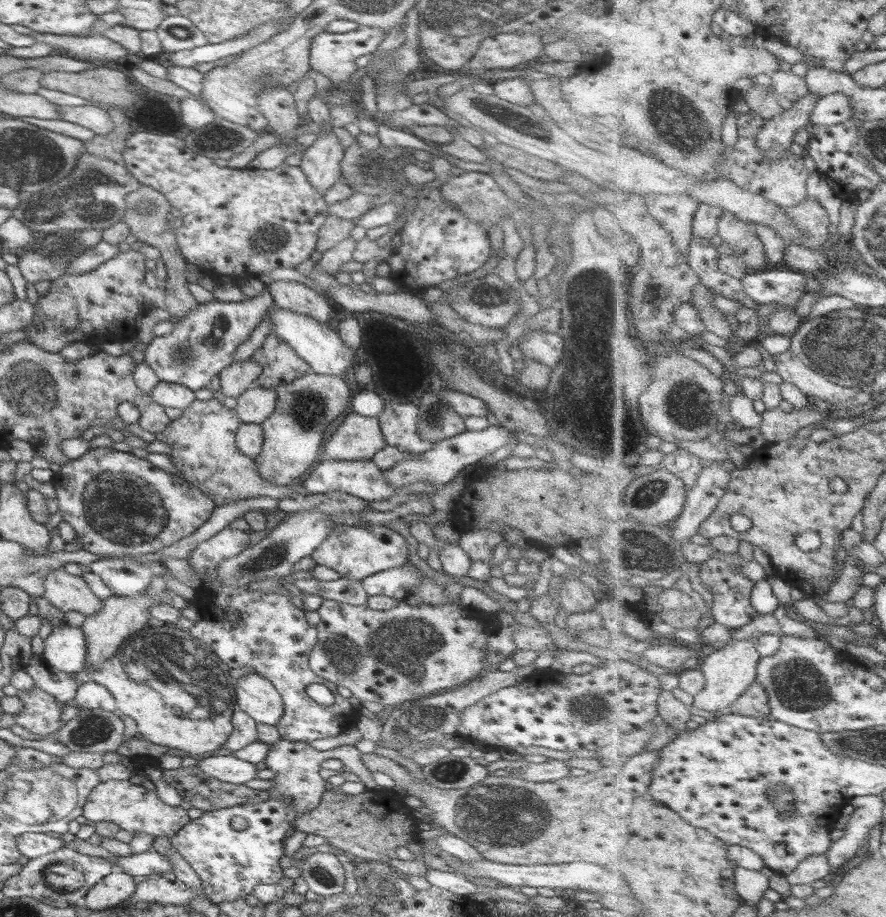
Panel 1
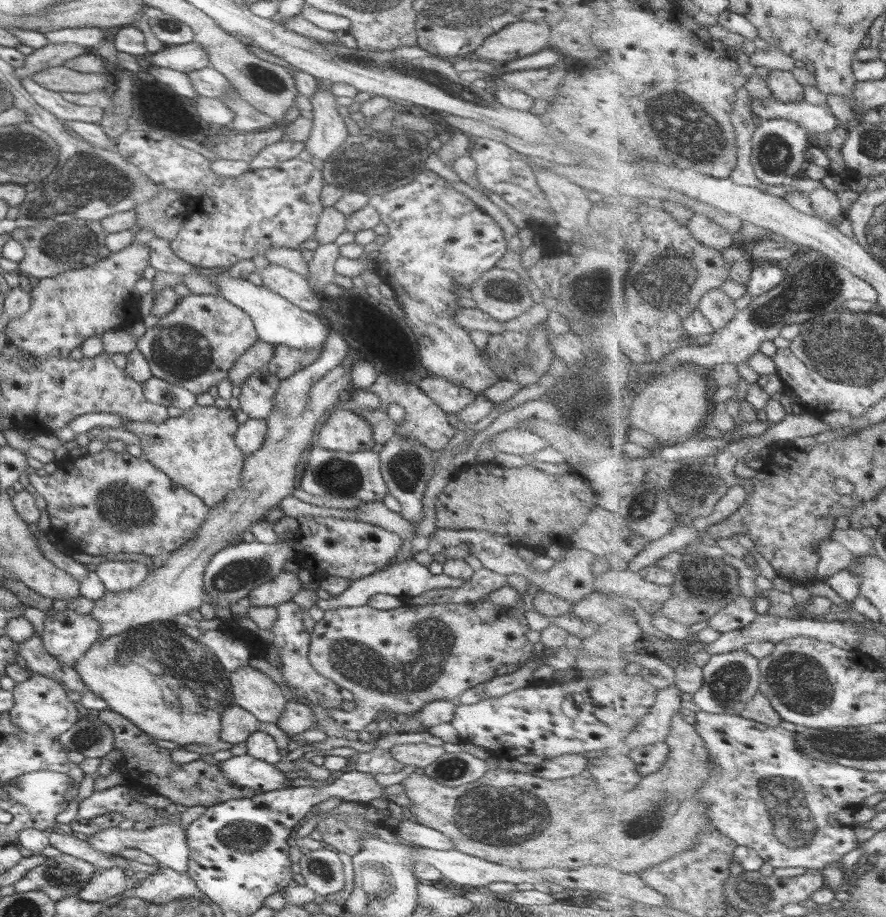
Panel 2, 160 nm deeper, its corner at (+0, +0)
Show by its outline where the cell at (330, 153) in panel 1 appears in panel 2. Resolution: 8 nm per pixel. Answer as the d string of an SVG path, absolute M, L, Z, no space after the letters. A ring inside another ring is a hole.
M316 87L310 96L312 106L312 129L304 149L313 155L311 162L320 168L322 160L327 158L330 150L340 145L347 137L347 129L343 117L337 113L337 102L331 91Z

